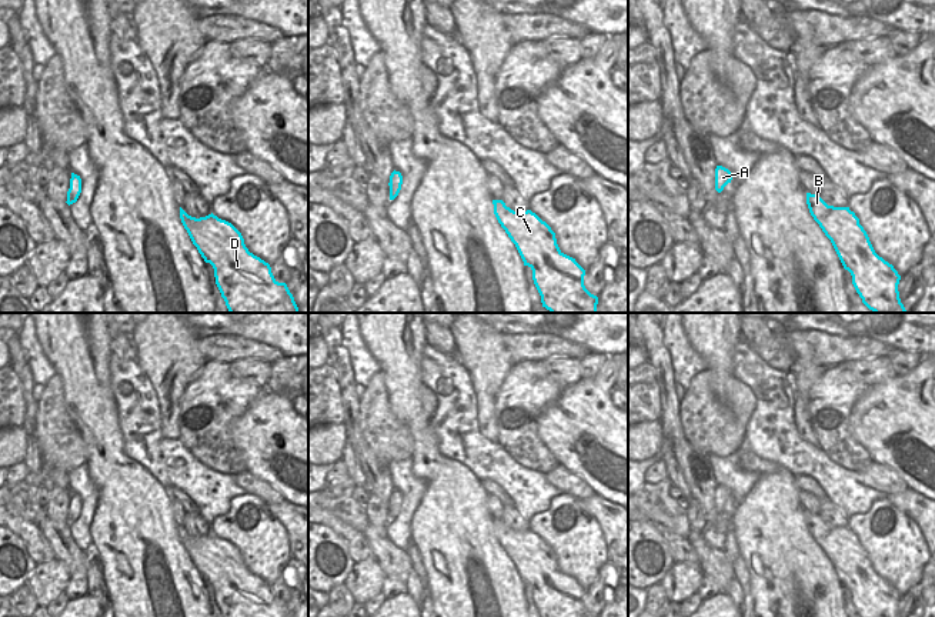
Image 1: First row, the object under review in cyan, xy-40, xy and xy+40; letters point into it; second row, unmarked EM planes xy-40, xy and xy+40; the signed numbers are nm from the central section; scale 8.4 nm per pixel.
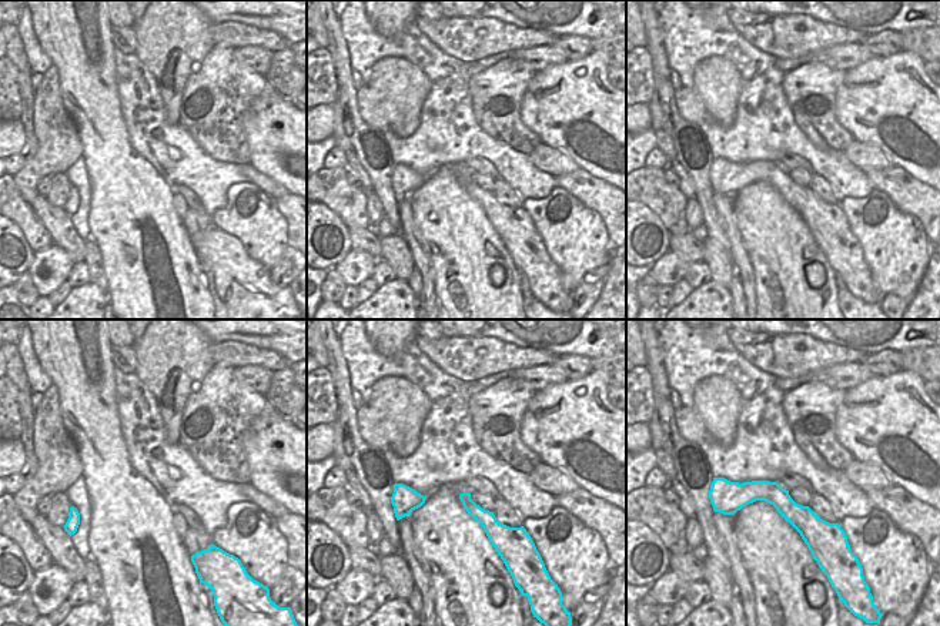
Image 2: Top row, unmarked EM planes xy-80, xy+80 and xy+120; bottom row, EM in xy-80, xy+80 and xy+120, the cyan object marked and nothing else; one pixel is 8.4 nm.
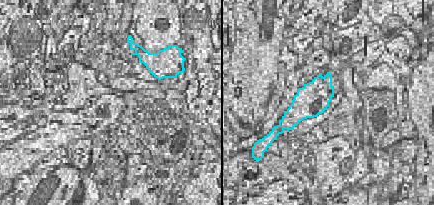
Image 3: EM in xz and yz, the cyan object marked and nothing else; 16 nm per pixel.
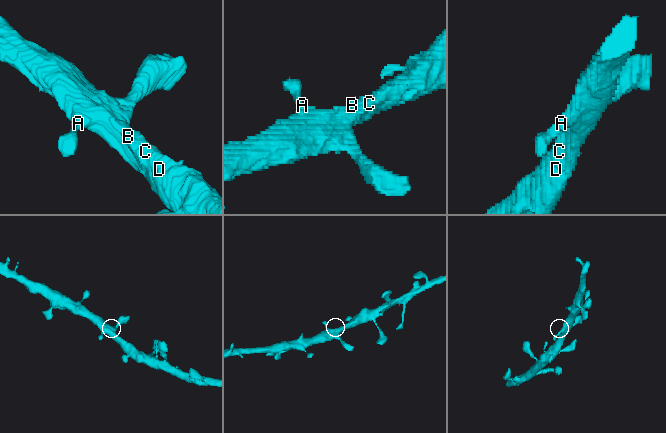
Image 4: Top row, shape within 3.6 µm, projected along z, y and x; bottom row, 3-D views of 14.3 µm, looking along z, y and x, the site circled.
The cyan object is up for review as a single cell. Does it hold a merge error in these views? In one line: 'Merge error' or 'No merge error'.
No merge error.

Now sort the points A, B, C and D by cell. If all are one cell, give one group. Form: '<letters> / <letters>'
A B C D

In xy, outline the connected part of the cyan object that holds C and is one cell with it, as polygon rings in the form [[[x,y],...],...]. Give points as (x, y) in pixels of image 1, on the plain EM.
[[[492,520],[494,534],[515,564],[524,586],[532,590],[532,600],[541,617],[597,617],[584,606],[585,590],[575,578],[564,574],[551,547],[531,530],[514,531],[502,520]]]

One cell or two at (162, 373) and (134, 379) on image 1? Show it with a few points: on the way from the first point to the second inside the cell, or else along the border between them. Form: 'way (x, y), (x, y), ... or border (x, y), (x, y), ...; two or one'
border (136, 359), (156, 394), (159, 407); two

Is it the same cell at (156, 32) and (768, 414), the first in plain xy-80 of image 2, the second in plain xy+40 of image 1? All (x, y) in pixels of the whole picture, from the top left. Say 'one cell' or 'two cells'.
two cells

